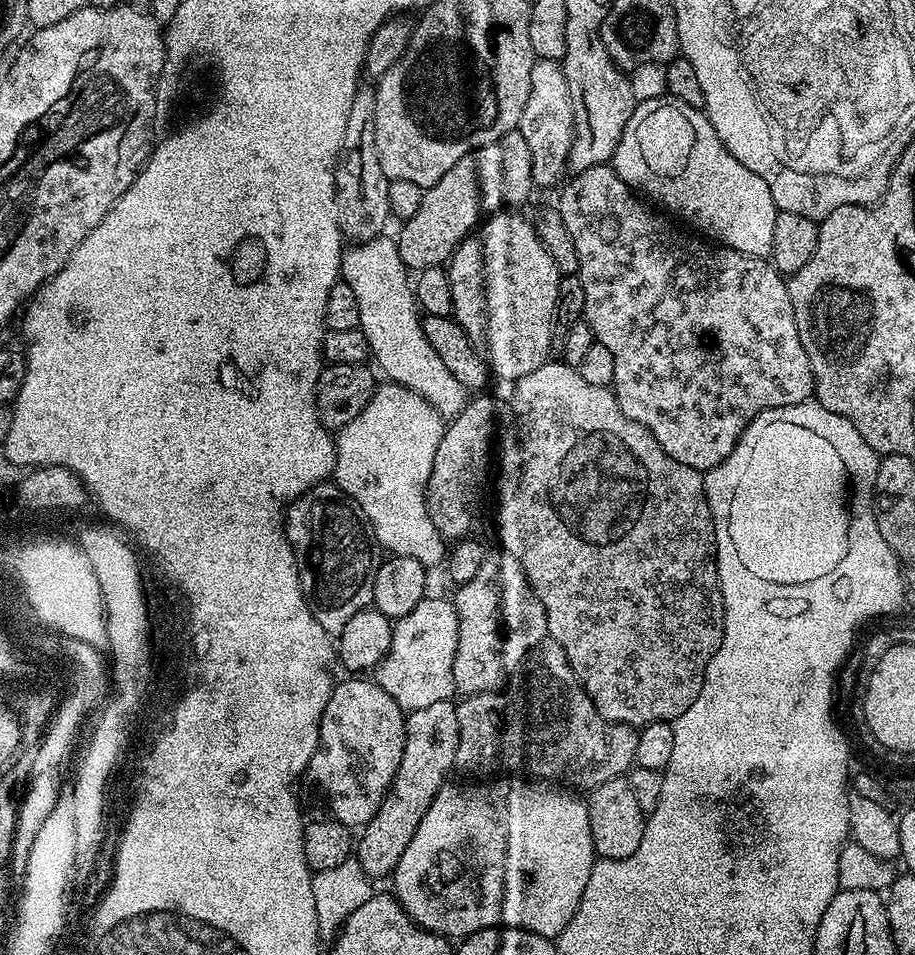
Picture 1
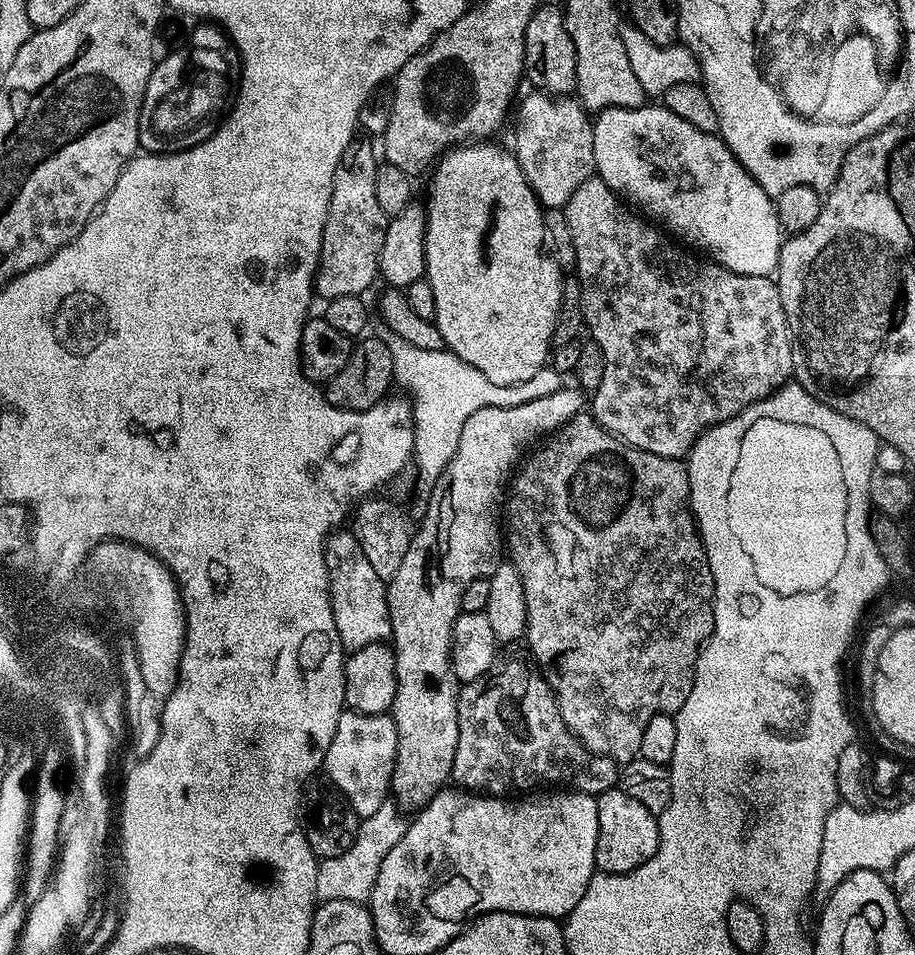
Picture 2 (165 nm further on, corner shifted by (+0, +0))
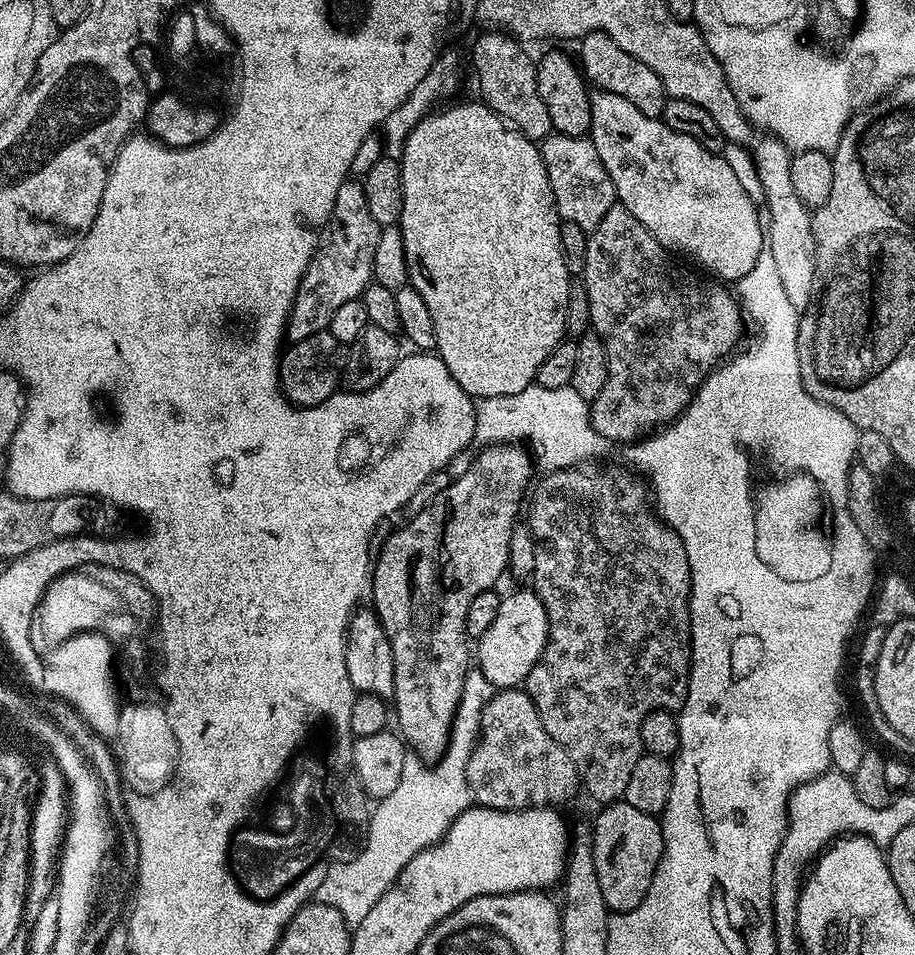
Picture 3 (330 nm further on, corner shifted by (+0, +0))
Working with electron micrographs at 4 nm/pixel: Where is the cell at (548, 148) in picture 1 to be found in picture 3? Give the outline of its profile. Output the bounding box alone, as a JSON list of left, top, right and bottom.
[539,134,617,233]

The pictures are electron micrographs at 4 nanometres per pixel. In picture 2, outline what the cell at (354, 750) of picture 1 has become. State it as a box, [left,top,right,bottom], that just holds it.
[322,710,398,818]

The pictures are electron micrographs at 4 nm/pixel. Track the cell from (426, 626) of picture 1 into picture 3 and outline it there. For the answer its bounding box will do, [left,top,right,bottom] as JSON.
[474,590,548,690]

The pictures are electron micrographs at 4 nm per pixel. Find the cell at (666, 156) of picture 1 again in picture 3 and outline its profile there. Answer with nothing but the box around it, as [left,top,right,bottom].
[590,90,766,282]

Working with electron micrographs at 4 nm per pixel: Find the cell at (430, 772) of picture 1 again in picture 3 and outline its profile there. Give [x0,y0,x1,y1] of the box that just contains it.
[370,442,534,762]

